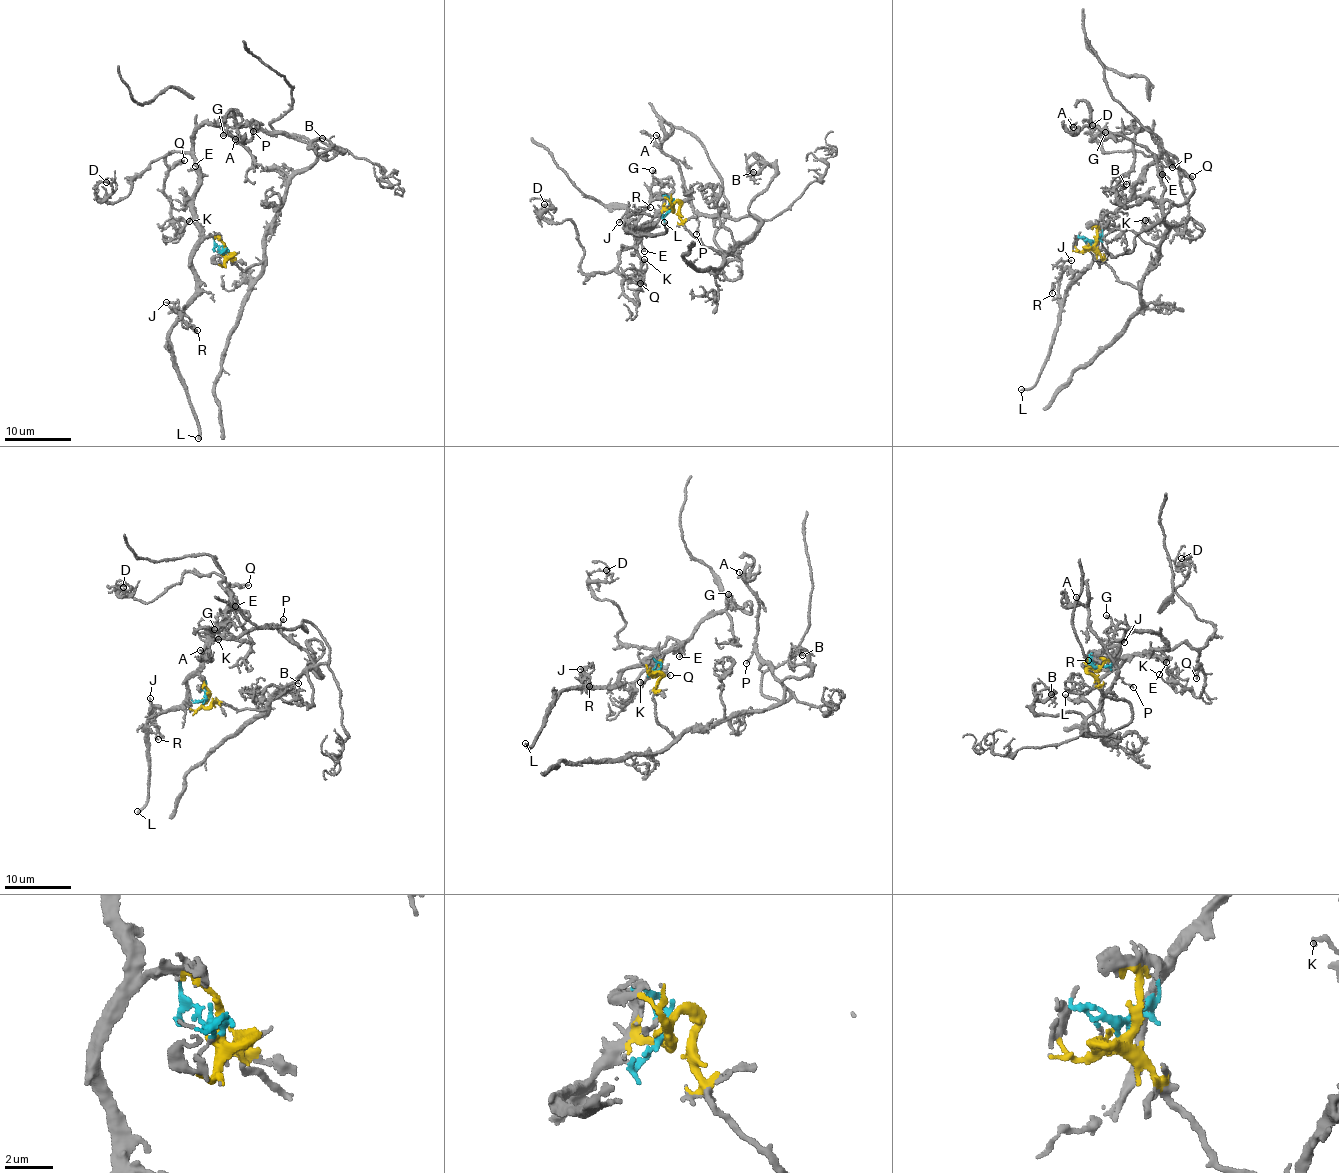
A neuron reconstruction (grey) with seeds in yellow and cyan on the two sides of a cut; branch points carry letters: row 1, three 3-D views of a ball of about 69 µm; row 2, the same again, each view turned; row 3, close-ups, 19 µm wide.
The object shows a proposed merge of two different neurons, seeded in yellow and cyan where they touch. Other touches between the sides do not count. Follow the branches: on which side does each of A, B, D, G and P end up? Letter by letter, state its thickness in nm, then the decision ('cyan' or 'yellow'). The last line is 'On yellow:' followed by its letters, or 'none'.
A: calibre 240 nm; yellow
B: calibre 140 nm; yellow
D: calibre 170 nm; cyan
G: calibre 240 nm; cyan
P: calibre 200 nm; yellow
On yellow: A, B, P

